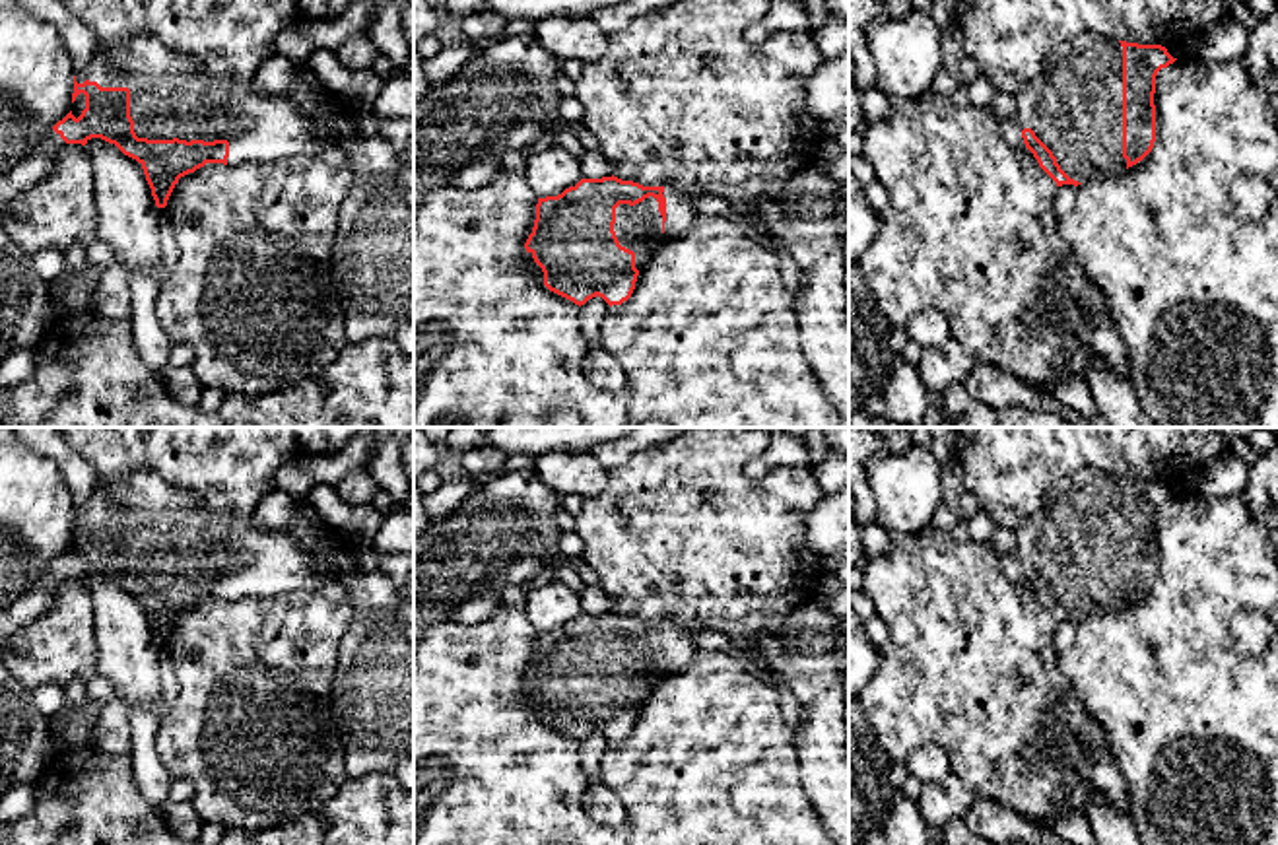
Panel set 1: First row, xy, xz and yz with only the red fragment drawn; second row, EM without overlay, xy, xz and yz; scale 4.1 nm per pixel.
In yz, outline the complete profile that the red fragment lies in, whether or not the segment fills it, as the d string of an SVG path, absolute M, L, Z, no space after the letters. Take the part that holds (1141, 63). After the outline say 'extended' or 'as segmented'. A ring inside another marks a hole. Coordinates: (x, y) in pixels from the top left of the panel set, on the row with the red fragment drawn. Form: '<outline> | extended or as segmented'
M1093 31L1068 39L1047 56L1041 74L1014 95L1014 118L1026 148L1057 186L1117 177L1152 152L1156 76L1175 60L1161 45L1115 41Z | extended

